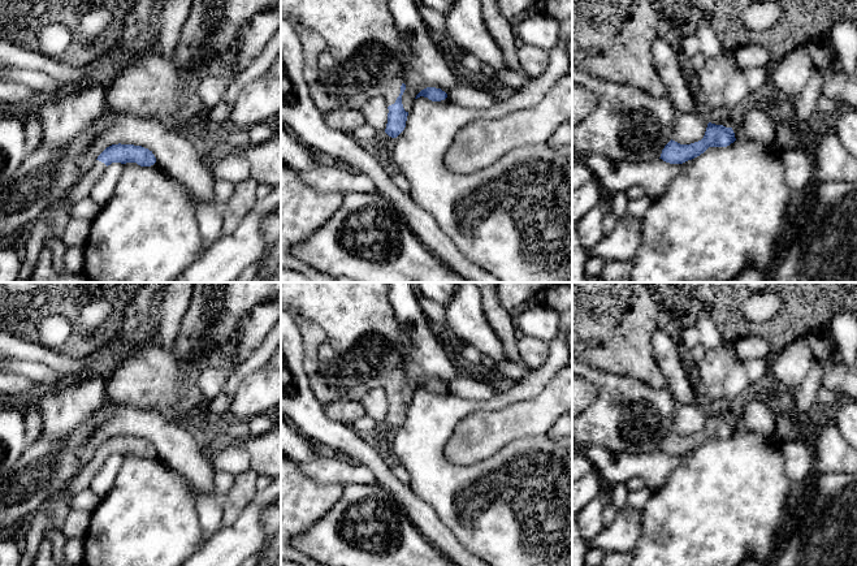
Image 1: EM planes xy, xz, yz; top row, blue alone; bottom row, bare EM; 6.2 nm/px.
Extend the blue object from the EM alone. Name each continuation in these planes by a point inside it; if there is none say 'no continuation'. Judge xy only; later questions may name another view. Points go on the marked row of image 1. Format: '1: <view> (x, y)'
1: xy (81, 190)

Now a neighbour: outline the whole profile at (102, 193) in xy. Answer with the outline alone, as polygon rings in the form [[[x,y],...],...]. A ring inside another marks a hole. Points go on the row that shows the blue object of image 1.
[[[112,163],[91,190],[91,199],[99,207],[104,207],[114,194],[116,185],[124,172],[124,164]]]

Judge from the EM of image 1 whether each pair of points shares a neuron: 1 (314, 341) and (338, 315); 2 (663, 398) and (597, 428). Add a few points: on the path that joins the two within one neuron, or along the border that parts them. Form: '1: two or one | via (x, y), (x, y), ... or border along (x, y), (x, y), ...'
1: two | border along (298, 314), (325, 332), (319, 361)
2: one | via (644, 396), (614, 398), (610, 402), (610, 409)

